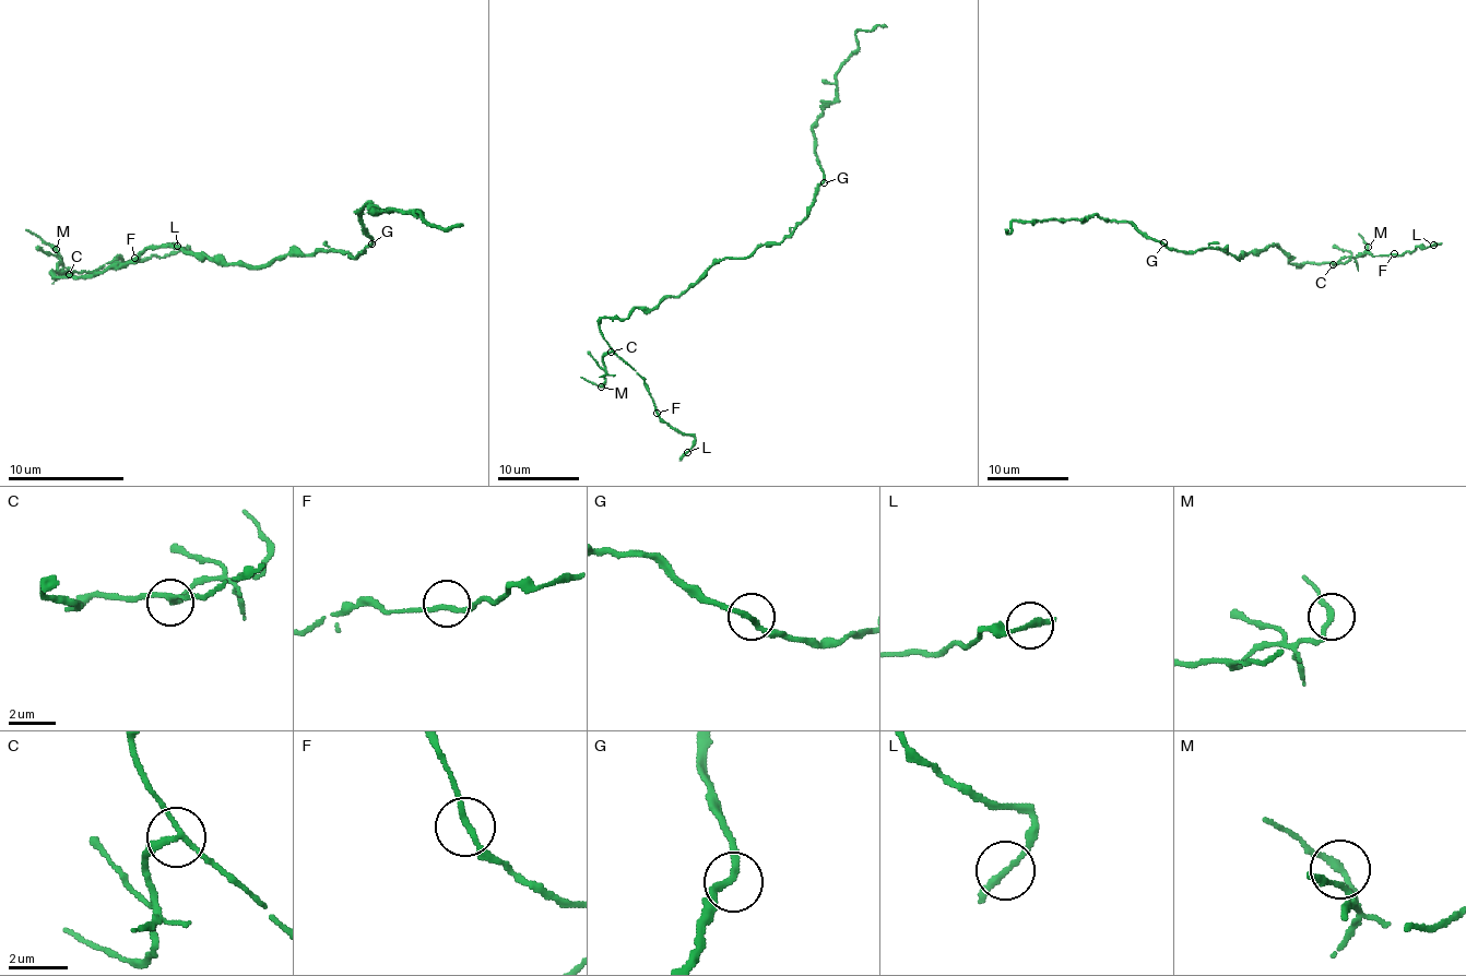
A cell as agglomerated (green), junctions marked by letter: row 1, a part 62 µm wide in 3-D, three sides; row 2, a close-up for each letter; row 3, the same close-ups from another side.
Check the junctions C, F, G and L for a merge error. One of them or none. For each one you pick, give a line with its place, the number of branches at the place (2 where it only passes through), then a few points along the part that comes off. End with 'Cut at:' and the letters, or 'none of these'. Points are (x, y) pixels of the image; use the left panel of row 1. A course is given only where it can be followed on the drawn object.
C: (69, 274) | 3 | (70, 275), (58, 270), (58, 258), (47, 244), (26, 229)
Cut at: C

